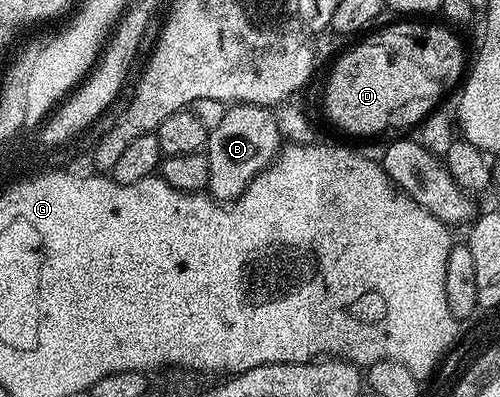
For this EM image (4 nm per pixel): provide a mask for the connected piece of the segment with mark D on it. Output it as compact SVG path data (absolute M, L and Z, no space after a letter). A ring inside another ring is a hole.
M379 41L364 42L352 48L345 49L331 63L332 71L324 86L324 114L348 134L380 134L399 106L420 102L442 90L441 83L436 82L430 72L414 64L414 60L397 56Z

